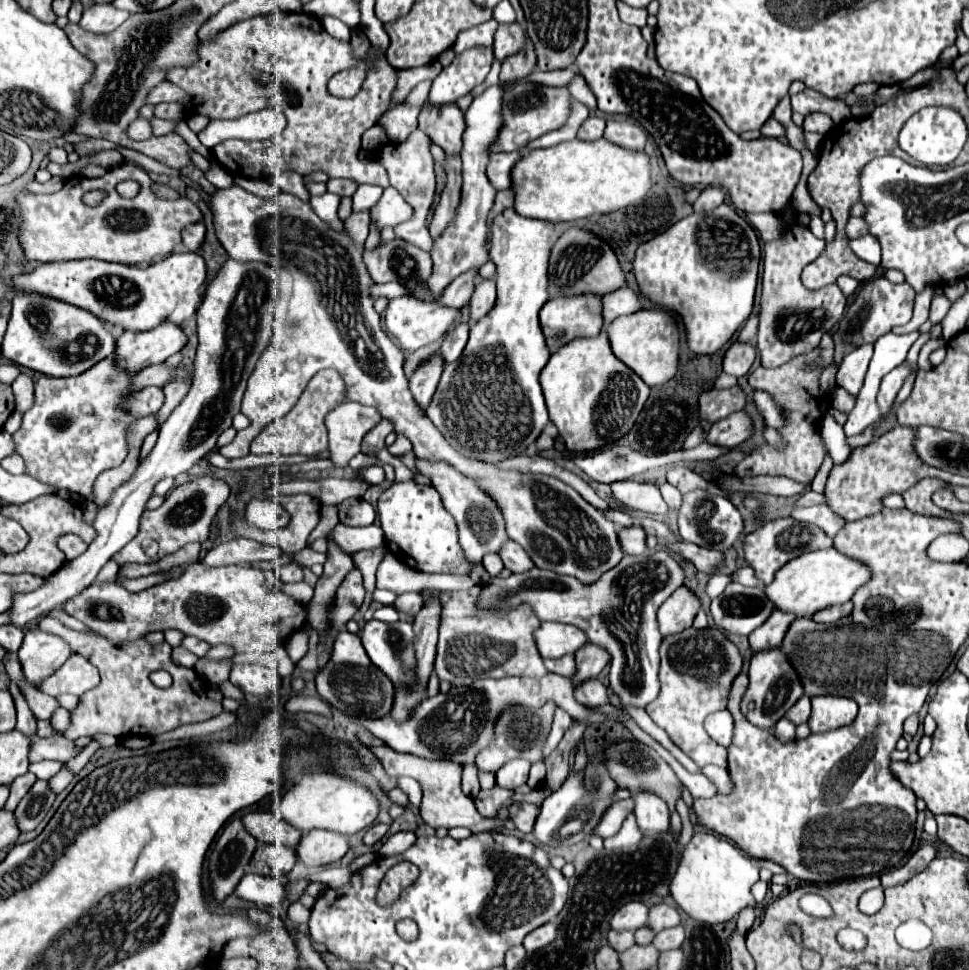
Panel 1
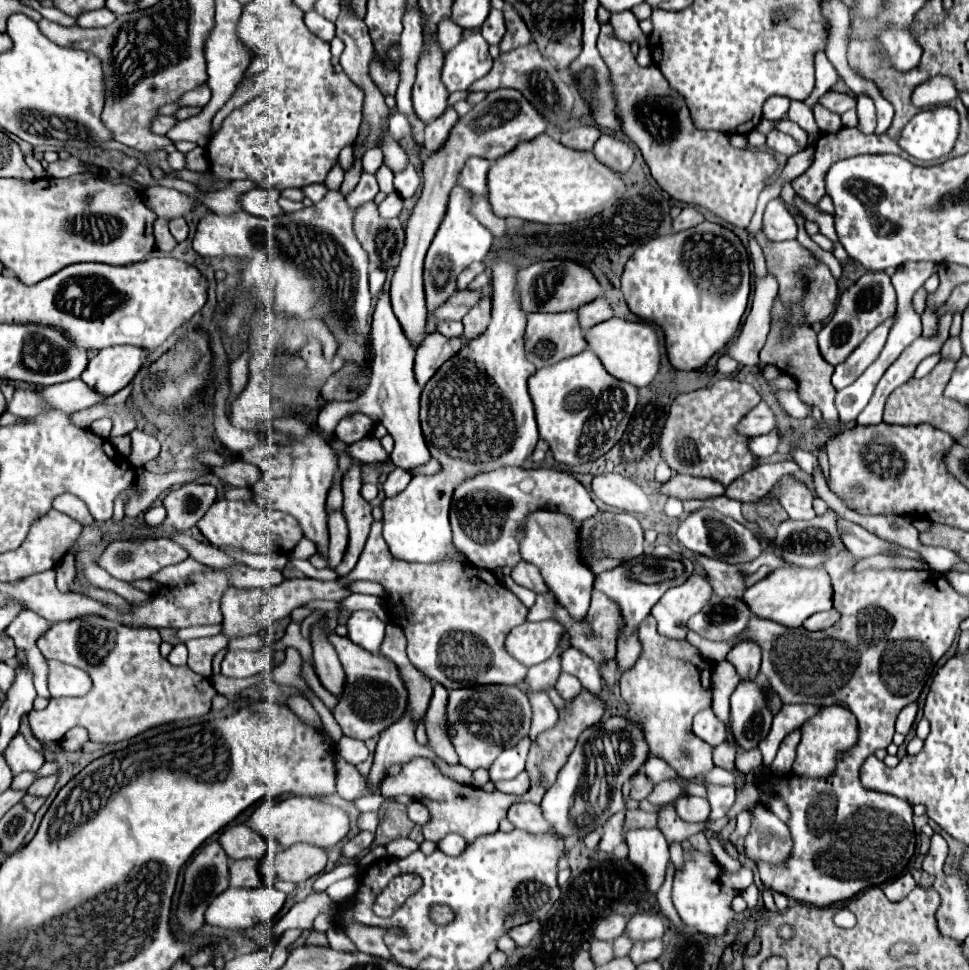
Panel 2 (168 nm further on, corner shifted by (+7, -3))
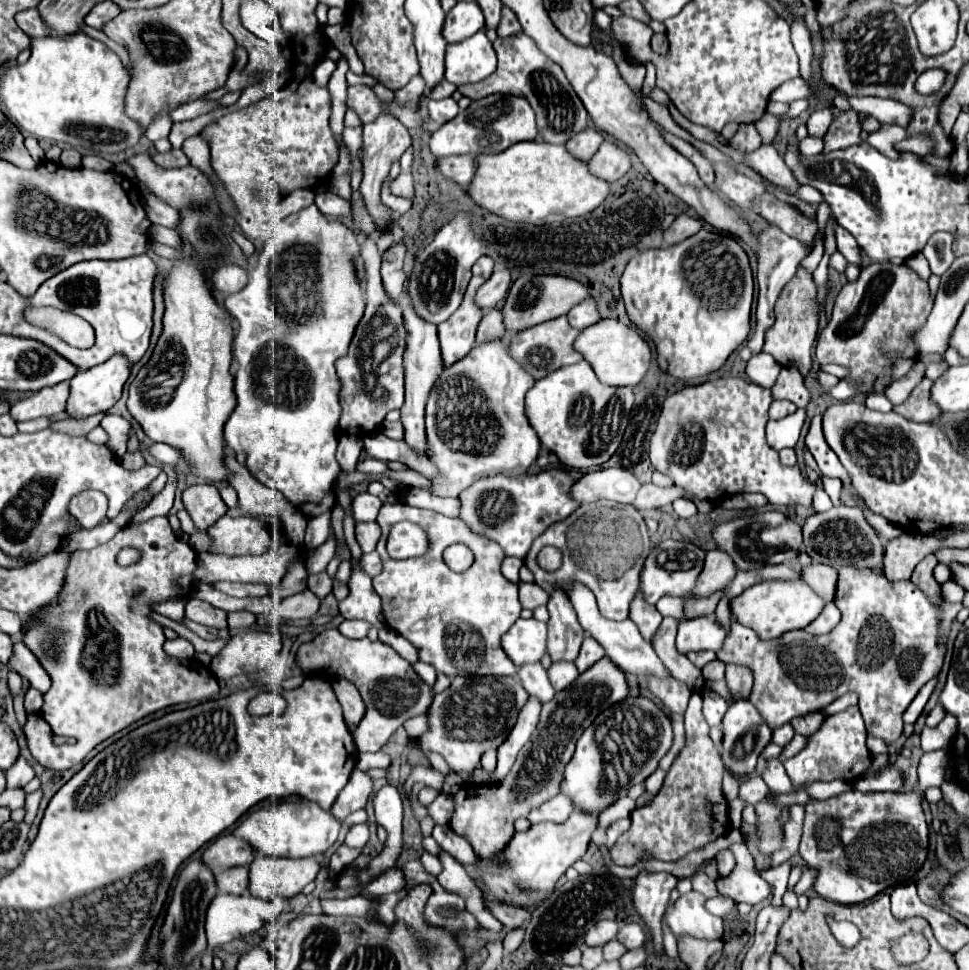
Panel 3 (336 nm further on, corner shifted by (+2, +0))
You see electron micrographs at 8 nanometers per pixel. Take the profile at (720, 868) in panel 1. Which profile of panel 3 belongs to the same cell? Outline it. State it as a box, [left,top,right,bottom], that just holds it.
[667,891,723,939]

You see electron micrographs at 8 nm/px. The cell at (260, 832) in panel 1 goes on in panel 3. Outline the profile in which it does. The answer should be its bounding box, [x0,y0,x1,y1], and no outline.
[203,833,255,869]

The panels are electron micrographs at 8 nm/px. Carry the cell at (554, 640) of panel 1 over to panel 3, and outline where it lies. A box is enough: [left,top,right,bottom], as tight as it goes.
[501,619,547,667]

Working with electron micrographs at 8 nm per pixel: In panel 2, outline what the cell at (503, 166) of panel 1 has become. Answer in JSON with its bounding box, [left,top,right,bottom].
[458,158,490,196]

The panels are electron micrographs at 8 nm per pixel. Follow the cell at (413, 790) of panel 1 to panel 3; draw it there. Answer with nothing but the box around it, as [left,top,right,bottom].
[427,793,453,825]

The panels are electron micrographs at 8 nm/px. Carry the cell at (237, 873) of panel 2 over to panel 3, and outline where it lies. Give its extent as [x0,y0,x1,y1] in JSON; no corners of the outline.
[217,867,249,895]

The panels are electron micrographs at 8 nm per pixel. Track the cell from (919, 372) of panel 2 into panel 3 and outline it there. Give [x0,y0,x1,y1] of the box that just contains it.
[887,359,925,405]

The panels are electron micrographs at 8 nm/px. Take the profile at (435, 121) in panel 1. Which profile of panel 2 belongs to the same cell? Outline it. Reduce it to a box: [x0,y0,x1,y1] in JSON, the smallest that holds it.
[412,32,448,122]

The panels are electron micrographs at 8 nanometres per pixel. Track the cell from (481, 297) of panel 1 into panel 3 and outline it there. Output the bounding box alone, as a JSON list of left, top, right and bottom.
[477,309,505,343]

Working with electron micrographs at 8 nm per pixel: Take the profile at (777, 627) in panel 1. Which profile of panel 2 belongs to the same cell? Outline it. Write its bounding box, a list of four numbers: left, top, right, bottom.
[726,642,762,680]

